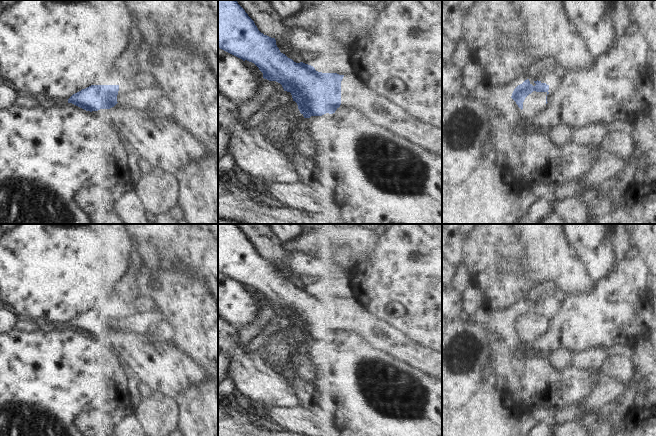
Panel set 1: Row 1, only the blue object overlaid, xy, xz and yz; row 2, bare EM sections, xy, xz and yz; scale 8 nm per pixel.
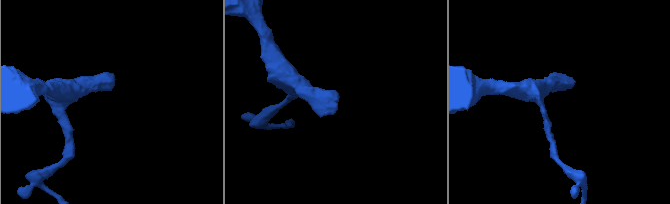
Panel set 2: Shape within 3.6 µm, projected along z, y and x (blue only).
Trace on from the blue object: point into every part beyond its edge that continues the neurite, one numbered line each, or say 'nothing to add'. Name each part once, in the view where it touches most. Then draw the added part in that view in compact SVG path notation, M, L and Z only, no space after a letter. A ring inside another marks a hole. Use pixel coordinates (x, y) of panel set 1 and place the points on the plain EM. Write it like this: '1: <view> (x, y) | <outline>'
1: yz (536, 324) | M533 315L525 322L522 335L527 339L534 338L546 329L546 320L547 316Z

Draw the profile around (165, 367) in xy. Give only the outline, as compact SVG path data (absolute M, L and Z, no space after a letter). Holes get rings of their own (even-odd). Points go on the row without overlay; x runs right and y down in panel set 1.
M119 327L110 333L100 333L92 337L101 345L112 343L117 354L134 376L134 380L145 383L152 391L162 391L167 396L178 397L193 386L211 379L210 374L175 343L154 343L145 335L124 332Z

